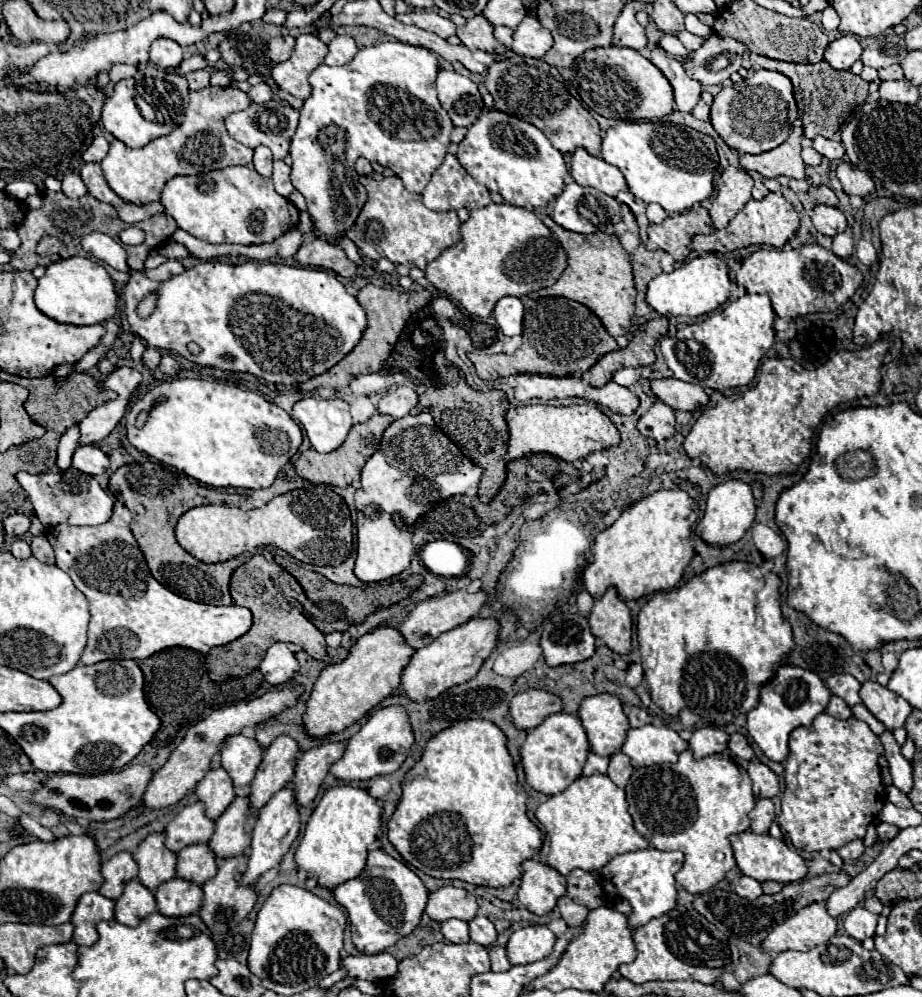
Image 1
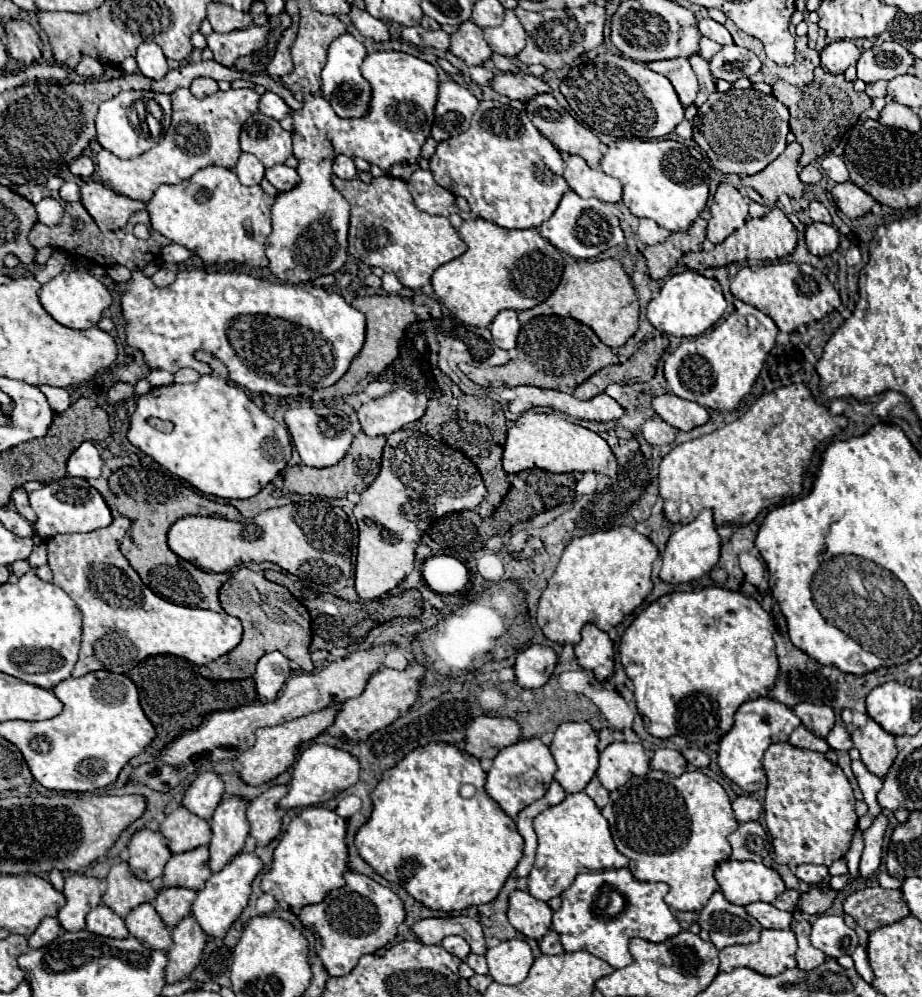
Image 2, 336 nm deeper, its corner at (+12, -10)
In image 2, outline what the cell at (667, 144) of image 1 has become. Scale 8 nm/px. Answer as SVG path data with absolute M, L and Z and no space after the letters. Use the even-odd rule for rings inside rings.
M624 138L612 142L602 158L602 170L624 184L624 204L638 218L650 218L668 232L684 232L700 216L709 197L710 164L696 150L676 140L646 142Z

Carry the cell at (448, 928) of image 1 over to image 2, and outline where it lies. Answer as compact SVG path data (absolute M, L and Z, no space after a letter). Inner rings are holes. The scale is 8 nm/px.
M448 936L448 938L444 938L444 940L442 940L442 948L444 948L446 952L454 954L454 956L460 958L460 960L466 960L466 956L470 954L468 942L466 942L464 938L460 938L460 936Z

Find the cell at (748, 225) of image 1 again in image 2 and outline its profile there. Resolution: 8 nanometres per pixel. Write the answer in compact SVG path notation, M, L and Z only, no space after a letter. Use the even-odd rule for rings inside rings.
M772 208L764 218L750 218L746 220L746 224L730 234L722 244L718 244L712 252L696 252L696 254L686 254L682 256L682 262L690 268L690 270L706 270L706 268L714 268L714 266L726 266L732 262L744 262L744 260L778 260L784 258L788 254L794 252L796 248L796 238L798 232L794 228L794 224L786 218L786 214L780 208Z

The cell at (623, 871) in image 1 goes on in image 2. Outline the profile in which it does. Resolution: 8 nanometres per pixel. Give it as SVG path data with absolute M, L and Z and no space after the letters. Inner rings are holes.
M628 868L620 870L600 870L600 872L586 872L578 874L576 880L568 890L562 892L562 906L552 916L552 930L558 932L562 948L566 952L590 952L604 962L608 962L612 968L624 968L630 964L630 952L628 942L630 938L642 938L648 942L666 942L668 938L676 936L682 928L672 916L670 908L664 902L664 896L668 892L668 886L662 882L640 882L636 880Z

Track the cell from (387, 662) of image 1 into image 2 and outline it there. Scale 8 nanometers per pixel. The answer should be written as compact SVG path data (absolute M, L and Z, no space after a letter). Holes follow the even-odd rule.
M332 706L332 708L324 708L320 712L310 712L308 716L296 718L296 720L290 720L290 722L284 722L284 724L256 728L254 746L244 750L238 756L238 762L240 762L238 776L240 776L240 780L248 786L260 786L268 780L274 780L278 774L286 772L294 764L294 758L296 758L296 752L298 752L300 744L306 744L308 740L322 734L334 722L336 712L338 712L338 706Z

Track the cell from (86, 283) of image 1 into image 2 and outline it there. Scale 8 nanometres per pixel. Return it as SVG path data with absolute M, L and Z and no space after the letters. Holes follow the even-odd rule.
M64 270L40 288L40 302L58 324L74 330L86 330L98 324L102 312L112 304L112 294L96 276L84 270Z

